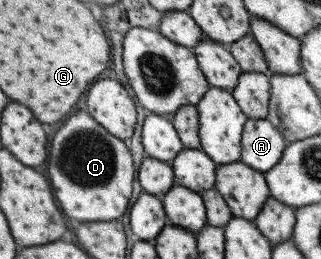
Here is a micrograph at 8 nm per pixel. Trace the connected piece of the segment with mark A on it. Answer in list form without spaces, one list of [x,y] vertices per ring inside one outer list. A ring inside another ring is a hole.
[[[247,118],[242,127],[240,144],[239,162],[264,174],[279,162],[288,143],[268,120]]]

